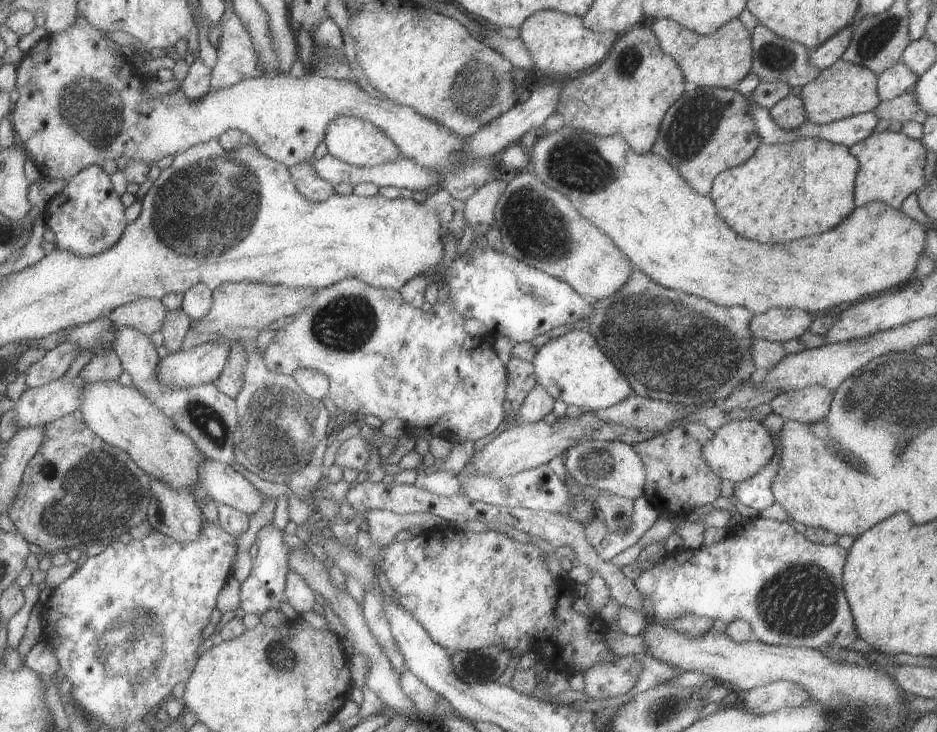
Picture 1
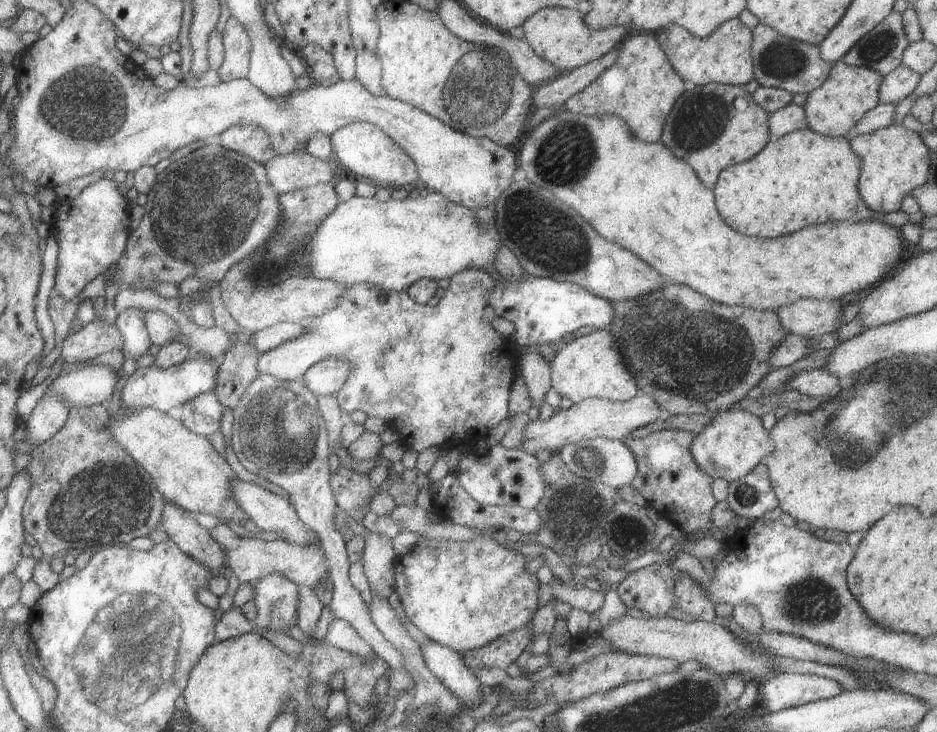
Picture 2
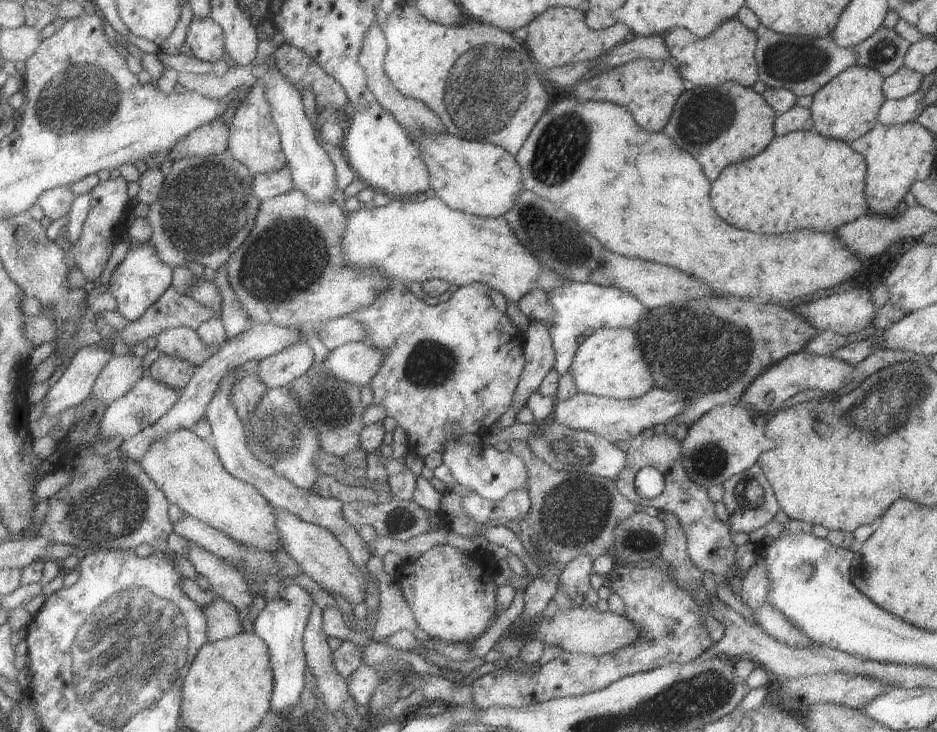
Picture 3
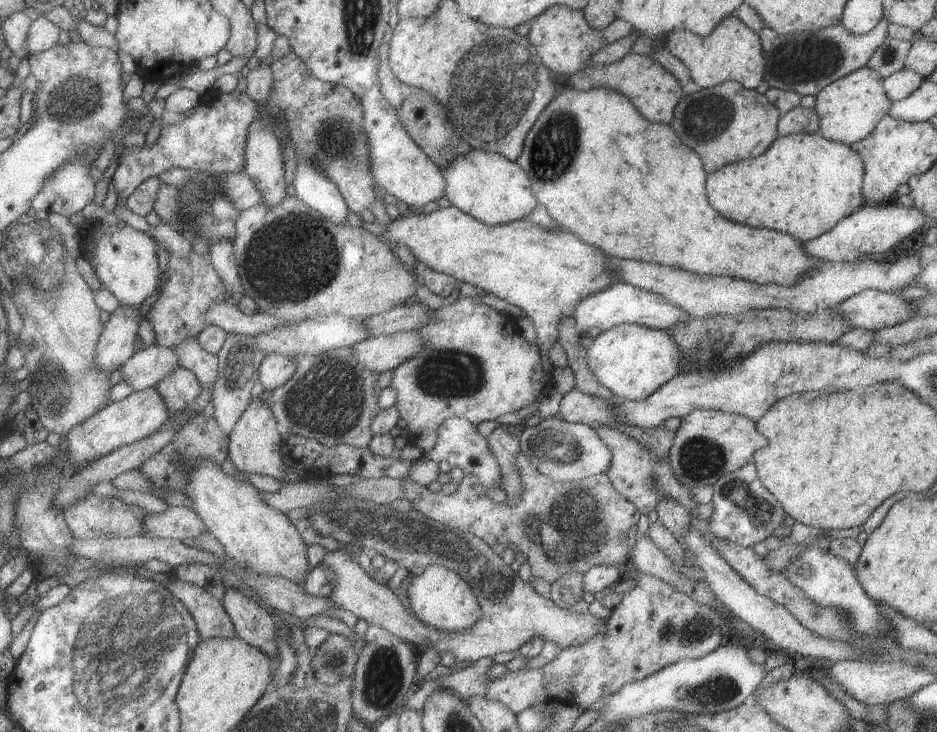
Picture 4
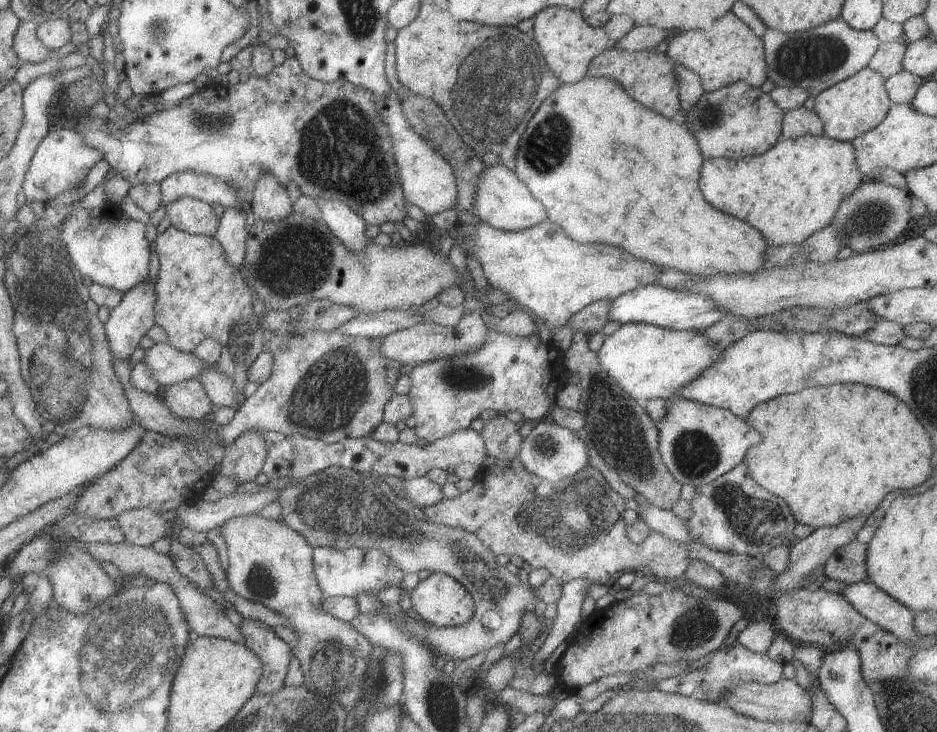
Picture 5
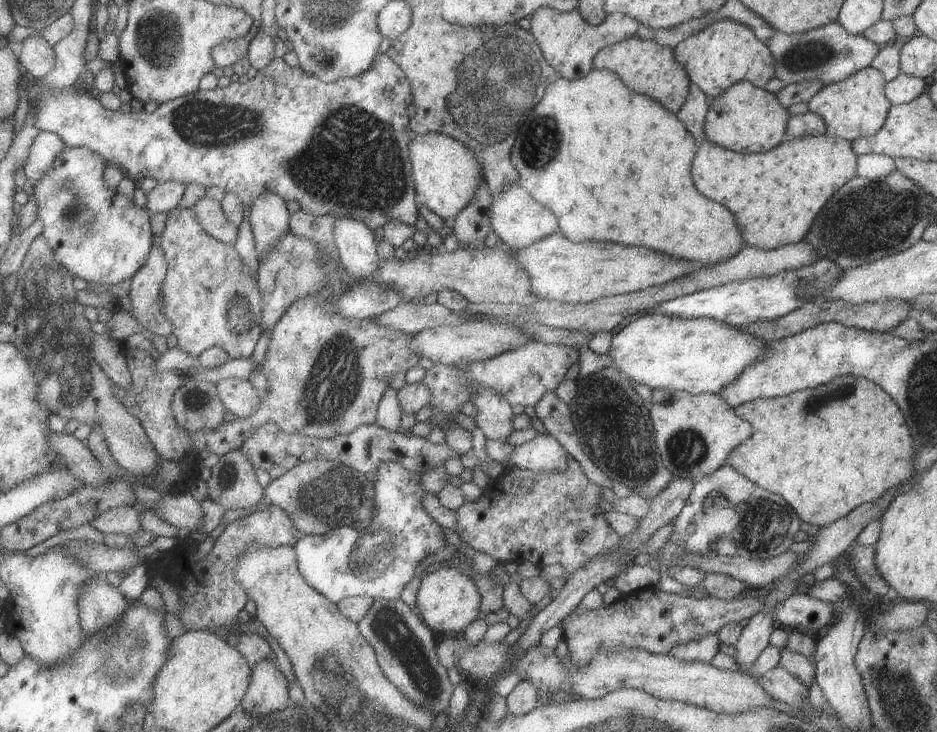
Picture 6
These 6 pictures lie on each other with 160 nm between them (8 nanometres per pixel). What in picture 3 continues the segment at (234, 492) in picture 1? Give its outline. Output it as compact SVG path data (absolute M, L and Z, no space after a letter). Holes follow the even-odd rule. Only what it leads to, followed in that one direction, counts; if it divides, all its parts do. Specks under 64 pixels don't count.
M274 508L275 526L282 546L301 568L319 587L329 594L337 594L350 605L355 605L365 598L366 580L362 572L353 564L345 547L334 534L326 528L303 522L285 509Z

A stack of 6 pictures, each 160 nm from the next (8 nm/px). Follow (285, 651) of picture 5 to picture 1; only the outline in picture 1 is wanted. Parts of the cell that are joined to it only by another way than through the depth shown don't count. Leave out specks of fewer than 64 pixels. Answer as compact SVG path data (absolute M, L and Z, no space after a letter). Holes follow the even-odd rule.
M150 477L150 501L146 520L153 531L171 537L180 543L188 543L200 536L205 522L193 495L169 488Z

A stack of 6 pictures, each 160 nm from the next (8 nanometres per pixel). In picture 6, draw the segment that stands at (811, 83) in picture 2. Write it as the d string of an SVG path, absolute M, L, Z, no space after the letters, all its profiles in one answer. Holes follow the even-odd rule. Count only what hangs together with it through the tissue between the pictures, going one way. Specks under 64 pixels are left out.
M837 22L802 33L775 31L765 44L774 58L775 78L785 84L817 79L823 86L844 81L849 75L869 67L882 47L863 35L850 35Z

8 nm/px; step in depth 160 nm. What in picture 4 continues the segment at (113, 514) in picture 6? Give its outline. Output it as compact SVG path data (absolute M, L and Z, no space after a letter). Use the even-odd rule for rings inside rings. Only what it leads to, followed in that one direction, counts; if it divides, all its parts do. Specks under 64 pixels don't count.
M168 505L160 513L147 511L141 521L142 536L178 541L193 538L205 531L203 521L189 507Z

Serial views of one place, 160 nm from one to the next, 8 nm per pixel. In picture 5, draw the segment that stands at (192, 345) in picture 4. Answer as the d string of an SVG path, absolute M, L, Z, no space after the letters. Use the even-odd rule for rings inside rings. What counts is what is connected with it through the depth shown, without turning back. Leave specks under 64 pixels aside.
M208 364L208 368L197 377L207 398L212 402L214 408L227 406L236 411L246 399L245 395L235 393L236 386L233 379L217 369L211 369L210 366L211 364Z

